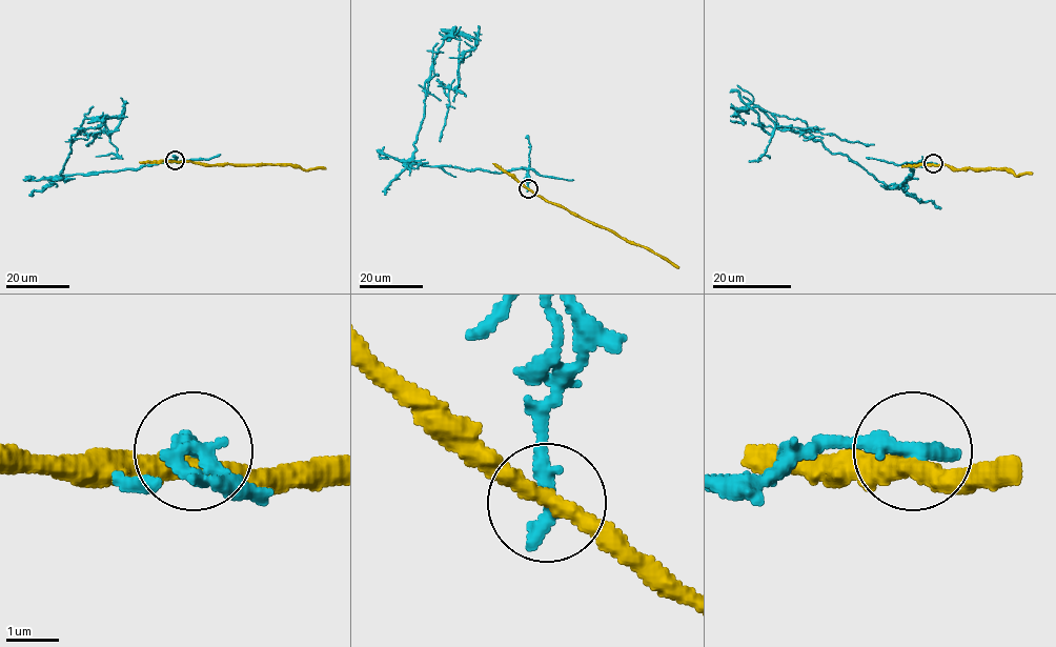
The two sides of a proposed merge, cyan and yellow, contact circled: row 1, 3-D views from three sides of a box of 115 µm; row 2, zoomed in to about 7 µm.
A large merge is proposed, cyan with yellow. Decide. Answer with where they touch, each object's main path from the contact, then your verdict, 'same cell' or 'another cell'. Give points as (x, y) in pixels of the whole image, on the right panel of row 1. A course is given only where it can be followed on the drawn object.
(933, 163) | cyan via (934, 163), (909, 164), (910, 177), (889, 187), (793, 129), (809, 128), (769, 134), (746, 107), (746, 123) | yellow via (934, 164), (952, 169), (1004, 168), (1014, 175), (1031, 174) | another cell

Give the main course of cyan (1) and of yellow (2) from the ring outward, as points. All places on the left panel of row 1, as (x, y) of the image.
1: (175, 160), (60, 180), (75, 135), (105, 129), (109, 136), (122, 116), (87, 128)
2: (175, 161), (206, 164), (290, 164), (304, 169), (326, 168)

